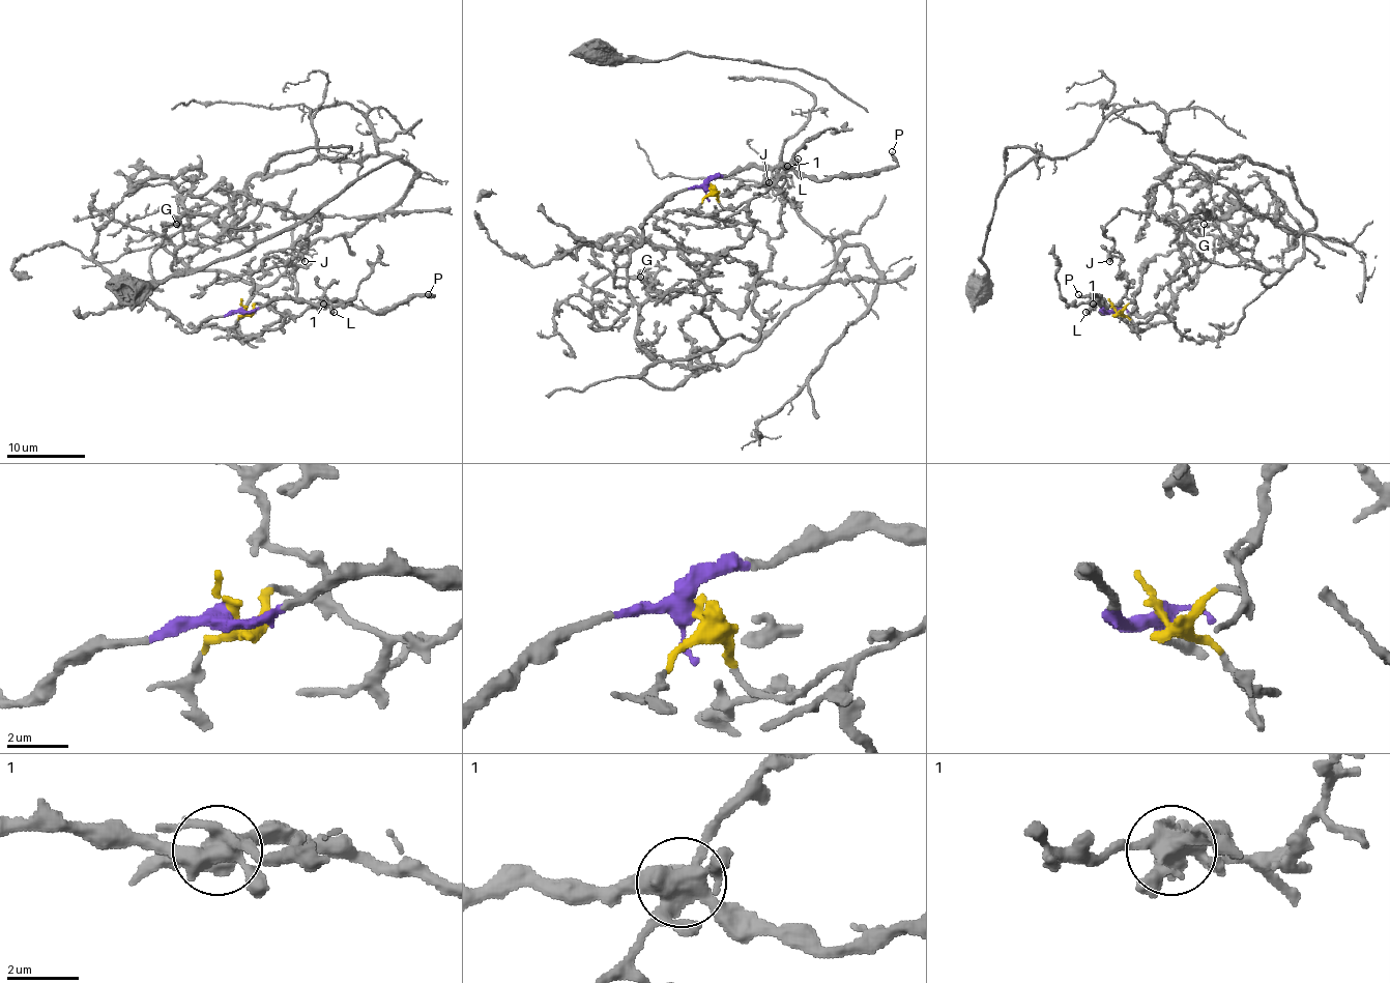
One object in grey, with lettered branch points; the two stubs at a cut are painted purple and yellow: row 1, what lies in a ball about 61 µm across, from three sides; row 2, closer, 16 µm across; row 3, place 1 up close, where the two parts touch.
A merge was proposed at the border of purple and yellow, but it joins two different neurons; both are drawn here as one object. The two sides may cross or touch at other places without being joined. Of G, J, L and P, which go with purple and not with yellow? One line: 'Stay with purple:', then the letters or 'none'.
Stay with purple: L, P

